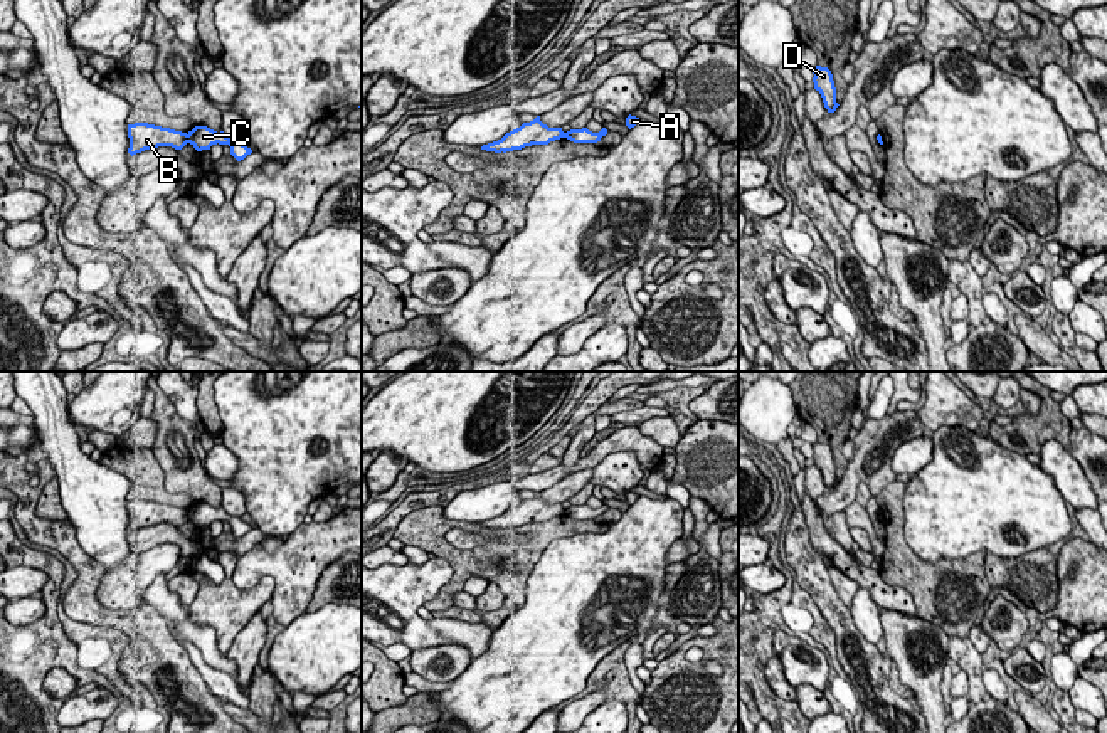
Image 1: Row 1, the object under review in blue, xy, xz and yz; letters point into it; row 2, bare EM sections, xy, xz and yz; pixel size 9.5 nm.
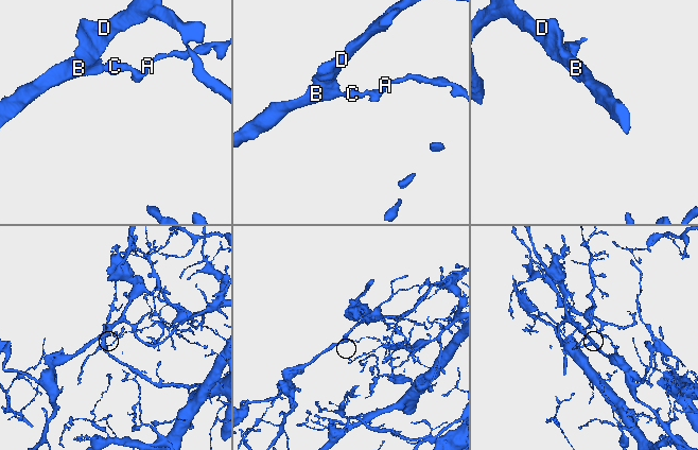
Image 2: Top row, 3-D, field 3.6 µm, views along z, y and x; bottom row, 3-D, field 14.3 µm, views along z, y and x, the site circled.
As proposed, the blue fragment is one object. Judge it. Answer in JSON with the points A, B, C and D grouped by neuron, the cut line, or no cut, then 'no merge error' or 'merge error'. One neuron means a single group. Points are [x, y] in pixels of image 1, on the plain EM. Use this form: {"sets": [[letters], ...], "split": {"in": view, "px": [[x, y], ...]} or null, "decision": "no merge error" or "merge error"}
{"sets": [["A", "C"], ["B", "D"]], "split": {"in": "xy", "px": [[185, 511], [187, 518]]}, "decision": "merge error"}

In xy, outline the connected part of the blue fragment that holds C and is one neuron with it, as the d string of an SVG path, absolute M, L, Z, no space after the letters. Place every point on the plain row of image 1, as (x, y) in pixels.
M195 503L192 508L188 508L187 519L190 519L197 528L210 526L210 523L217 519L229 521L230 531L237 538L244 536L247 531L252 530L251 525L247 525L241 518L230 516L229 513L224 511L224 508L217 509L207 503Z

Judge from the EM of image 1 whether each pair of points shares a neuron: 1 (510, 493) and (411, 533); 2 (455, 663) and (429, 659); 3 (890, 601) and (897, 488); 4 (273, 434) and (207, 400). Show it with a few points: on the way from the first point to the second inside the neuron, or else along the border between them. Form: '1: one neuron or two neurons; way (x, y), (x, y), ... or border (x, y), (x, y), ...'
1: two neurons; border (441, 510), (451, 520), (471, 523)
2: one neuron; way (448, 659), (436, 659)
3: two neurons; border (877, 570), (911, 595), (917, 616)
4: two neurons; border (212, 389), (222, 424), (221, 436)

